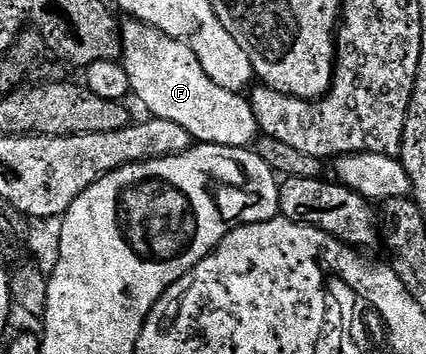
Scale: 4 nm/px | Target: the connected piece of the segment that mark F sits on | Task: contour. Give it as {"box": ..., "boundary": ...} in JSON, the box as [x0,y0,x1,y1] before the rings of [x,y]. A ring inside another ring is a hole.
{"box":[120,19,260,149],"boundary":[[[126,19],[120,25],[122,31],[121,63],[128,71],[130,92],[147,110],[151,117],[168,119],[178,126],[184,127],[195,142],[204,145],[223,145],[244,149],[253,146],[260,136],[256,123],[256,115],[252,111],[249,100],[242,93],[228,91],[228,87],[220,87],[220,83],[212,83],[208,75],[204,75],[204,67],[200,67],[200,59],[184,43],[164,35],[156,27],[146,25],[142,21]]]}

